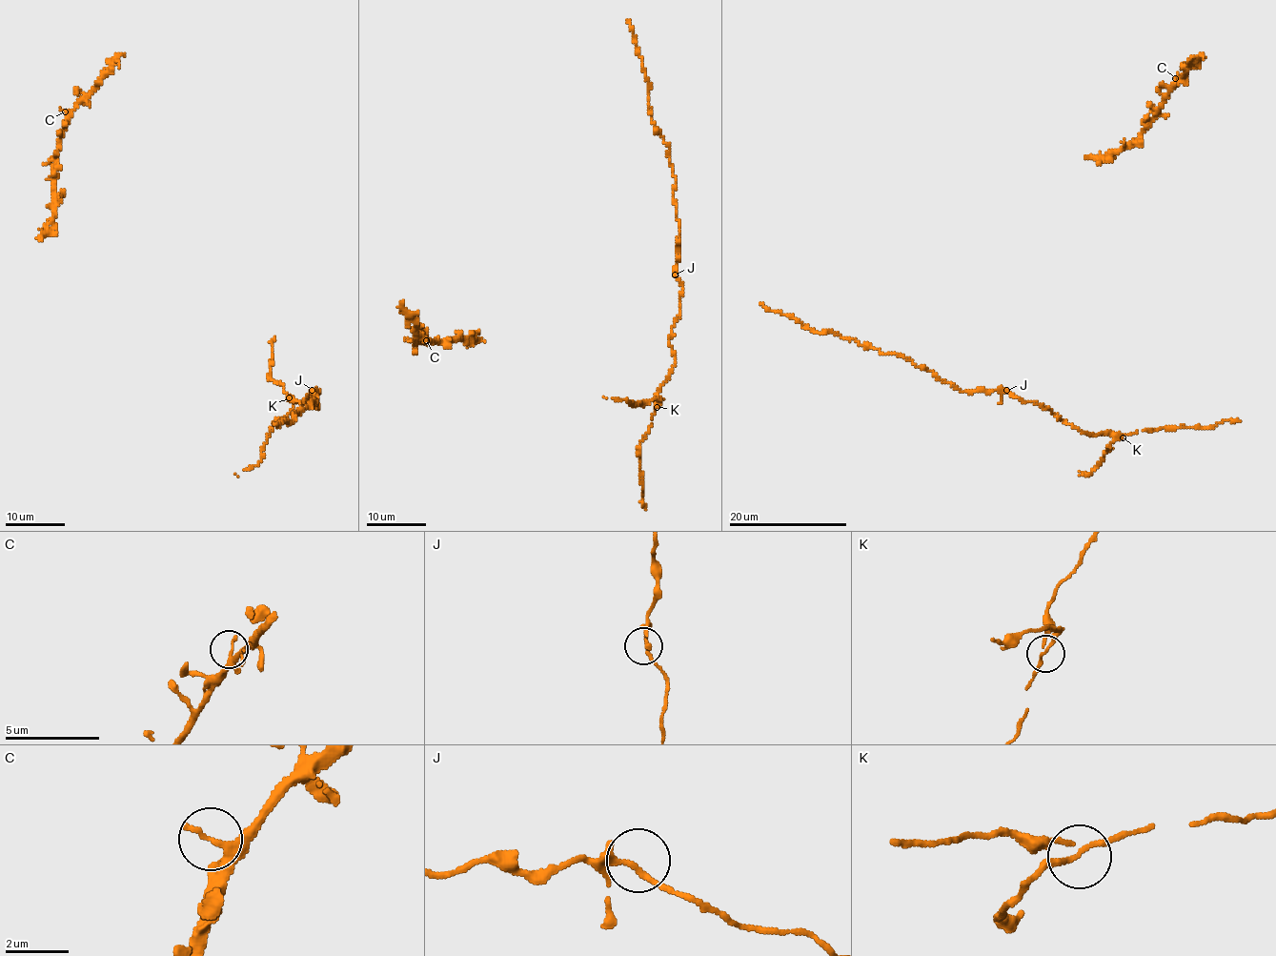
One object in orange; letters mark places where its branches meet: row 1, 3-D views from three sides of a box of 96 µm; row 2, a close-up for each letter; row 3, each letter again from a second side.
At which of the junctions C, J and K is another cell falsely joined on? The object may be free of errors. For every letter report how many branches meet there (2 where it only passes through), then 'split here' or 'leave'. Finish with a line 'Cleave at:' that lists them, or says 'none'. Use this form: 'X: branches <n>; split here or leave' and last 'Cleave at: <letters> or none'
C: branches 3; leave
J: branches 3; leave
K: branches 3; split here
Cleave at: K

